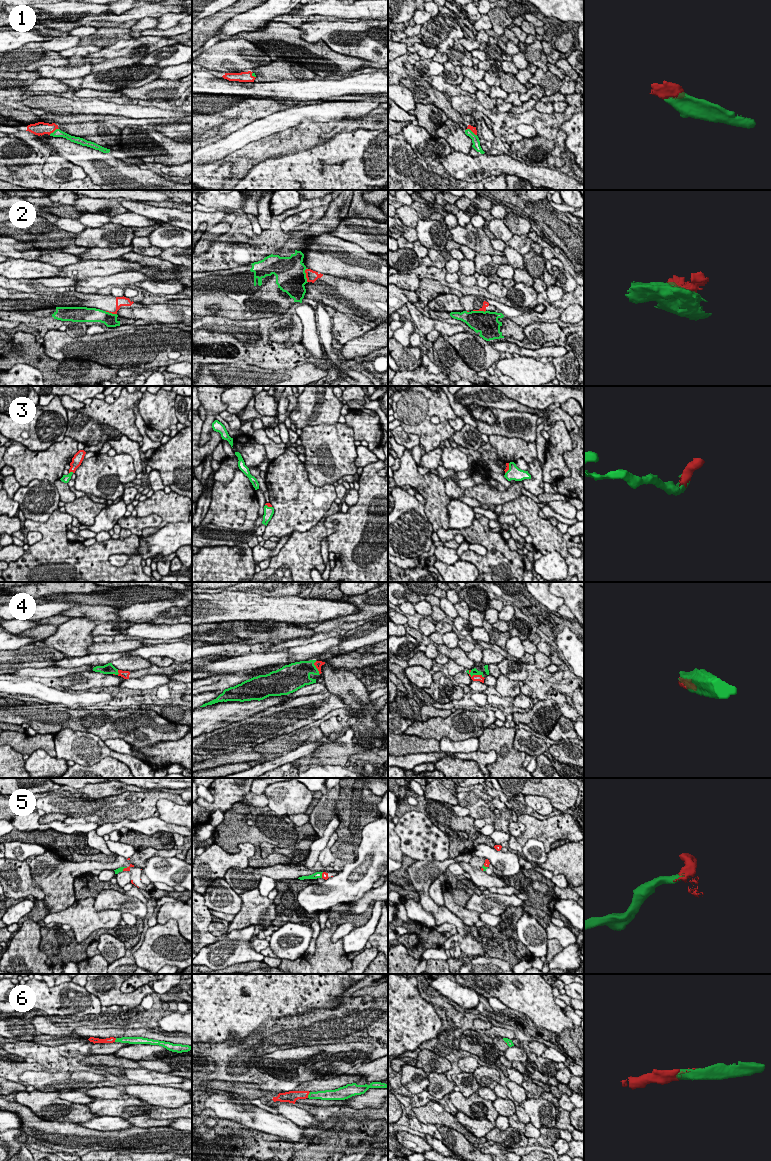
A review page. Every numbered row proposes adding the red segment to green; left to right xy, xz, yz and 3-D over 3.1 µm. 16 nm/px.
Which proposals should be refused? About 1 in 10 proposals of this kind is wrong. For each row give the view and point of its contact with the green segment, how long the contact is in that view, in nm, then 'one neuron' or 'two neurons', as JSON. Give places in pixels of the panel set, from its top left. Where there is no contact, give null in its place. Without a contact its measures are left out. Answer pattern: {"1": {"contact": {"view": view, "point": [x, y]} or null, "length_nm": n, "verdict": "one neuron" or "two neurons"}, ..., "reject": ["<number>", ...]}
{"1": {"contact": {"view": "xy", "point": [54, 131]}, "length_nm": 190, "verdict": "one neuron"}, "2": {"contact": {"view": "xz", "point": [305, 275]}, "length_nm": 240, "verdict": "two neurons"}, "3": {"contact": {"view": "xy", "point": [71, 472]}, "length_nm": 80, "verdict": "one neuron"}, "4": {"contact": {"view": "yz", "point": [475, 674]}, "length_nm": 280, "verdict": "one neuron"}, "5": {"contact": {"view": "xy", "point": [124, 867]}, "length_nm": 110, "verdict": "one neuron"}, "6": {"contact": {"view": "xz", "point": [308, 1095]}, "length_nm": 110, "verdict": "one neuron"}, "reject": ["2"]}

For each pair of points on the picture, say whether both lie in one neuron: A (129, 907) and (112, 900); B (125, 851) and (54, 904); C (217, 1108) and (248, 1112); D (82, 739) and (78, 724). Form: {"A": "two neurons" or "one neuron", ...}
{"A": "one neuron", "B": "two neurons", "C": "one neuron", "D": "two neurons"}

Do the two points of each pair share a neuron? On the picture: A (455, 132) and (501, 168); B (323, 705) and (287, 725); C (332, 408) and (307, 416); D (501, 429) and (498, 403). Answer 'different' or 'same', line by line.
A: different
B: same
C: same
D: different

